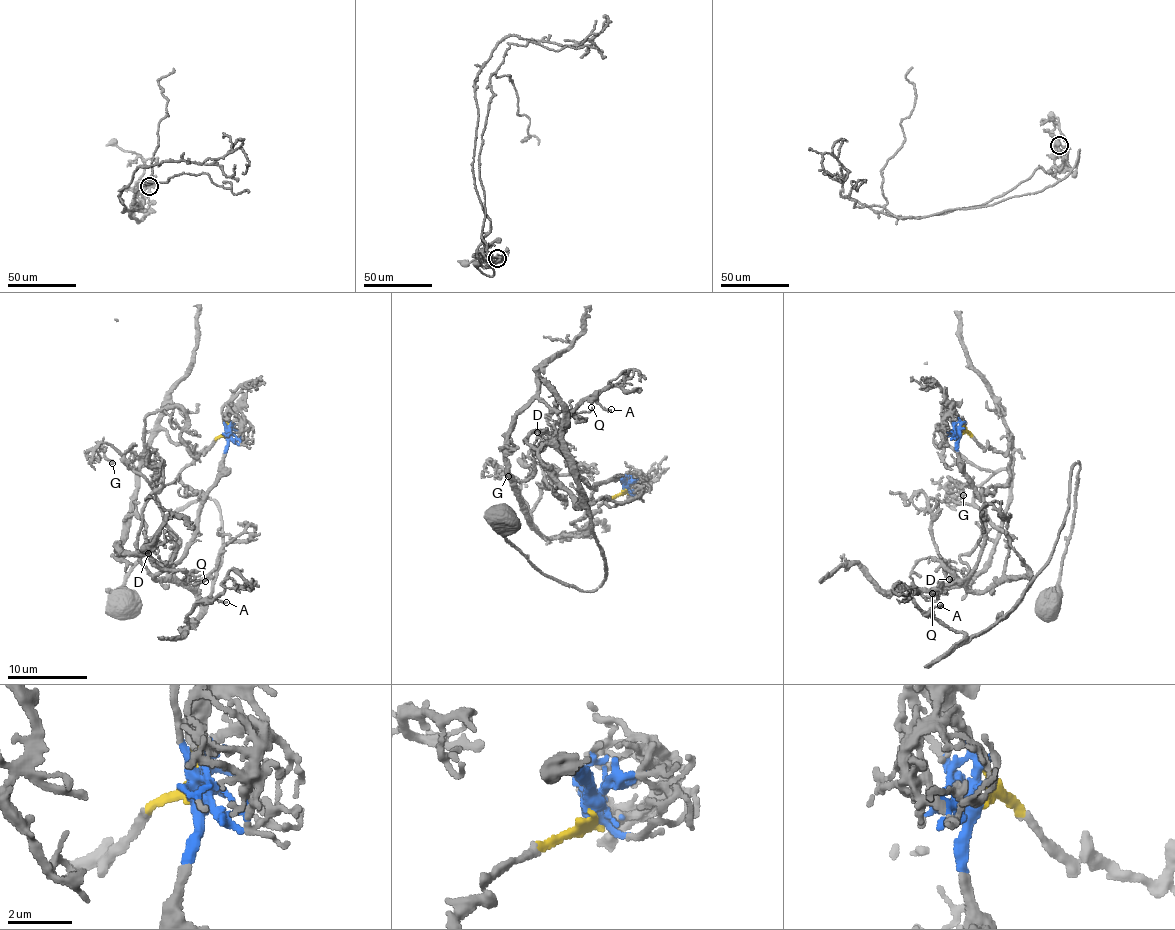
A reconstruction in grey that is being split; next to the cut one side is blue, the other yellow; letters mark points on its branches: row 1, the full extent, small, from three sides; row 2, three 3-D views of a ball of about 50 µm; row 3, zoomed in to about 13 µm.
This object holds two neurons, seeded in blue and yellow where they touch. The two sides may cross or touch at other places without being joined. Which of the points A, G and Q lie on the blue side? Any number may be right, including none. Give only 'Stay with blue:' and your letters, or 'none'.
Stay with blue: A

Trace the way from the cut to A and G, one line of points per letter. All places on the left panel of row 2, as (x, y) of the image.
A: (227, 438), (224, 471), (192, 543), (154, 577), (192, 591), (199, 616), (182, 628), (202, 600), (227, 603)
G: (227, 438), (194, 460), (159, 431), (126, 462), (108, 445), (103, 455), (113, 463)

